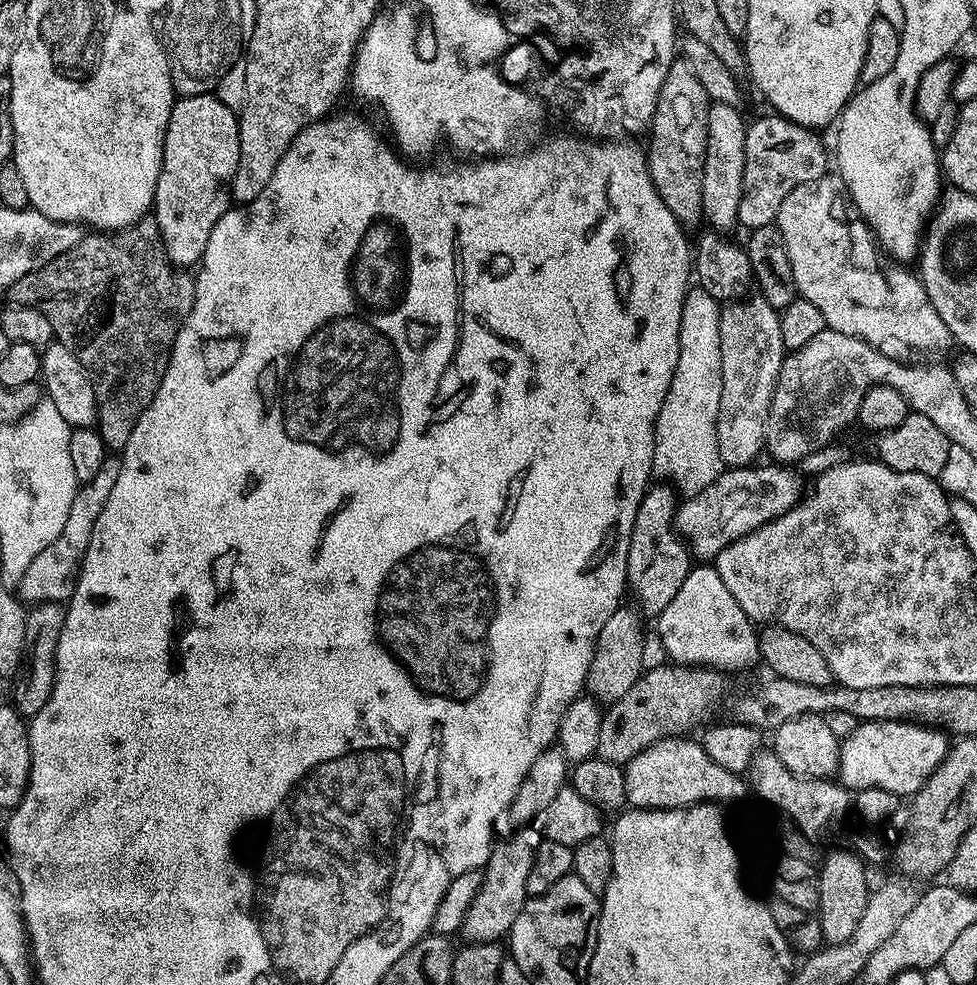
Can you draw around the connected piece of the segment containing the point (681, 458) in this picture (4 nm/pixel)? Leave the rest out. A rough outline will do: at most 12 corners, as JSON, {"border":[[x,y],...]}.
{"border":[[689,287],[652,475],[687,498],[725,471],[721,301]]}

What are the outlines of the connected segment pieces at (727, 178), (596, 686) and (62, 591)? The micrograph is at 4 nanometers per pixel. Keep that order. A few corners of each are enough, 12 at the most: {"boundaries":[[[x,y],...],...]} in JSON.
{"boundaries":[[[708,110],[702,206],[709,229],[738,224],[746,120]],[[617,608],[590,662],[586,688],[604,706],[646,668],[641,617]],[[120,456],[80,484],[62,534],[28,566],[21,601],[66,602]]]}

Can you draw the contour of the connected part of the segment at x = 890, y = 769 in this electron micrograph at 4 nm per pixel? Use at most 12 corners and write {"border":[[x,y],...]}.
{"border":[[865,720],[841,743],[838,780],[910,798],[943,762],[930,726]]}

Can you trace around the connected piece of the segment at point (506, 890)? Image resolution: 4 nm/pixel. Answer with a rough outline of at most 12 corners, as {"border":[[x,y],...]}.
{"border":[[525,826],[493,847],[462,936],[503,941],[529,899],[541,839]]}

